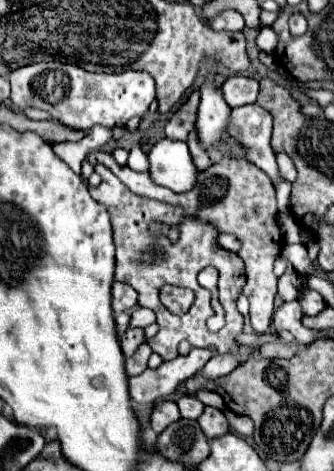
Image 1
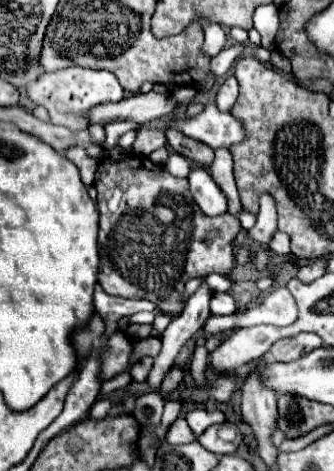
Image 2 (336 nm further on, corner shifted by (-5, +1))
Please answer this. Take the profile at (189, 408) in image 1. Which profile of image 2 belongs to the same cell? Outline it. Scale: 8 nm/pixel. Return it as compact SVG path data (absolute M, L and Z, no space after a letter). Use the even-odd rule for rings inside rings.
M195 407L195 409L191 409L185 415L185 419L187 419L191 431L199 437L207 427L217 425L217 423L223 423L225 421L225 415L221 411L209 409L209 407Z

